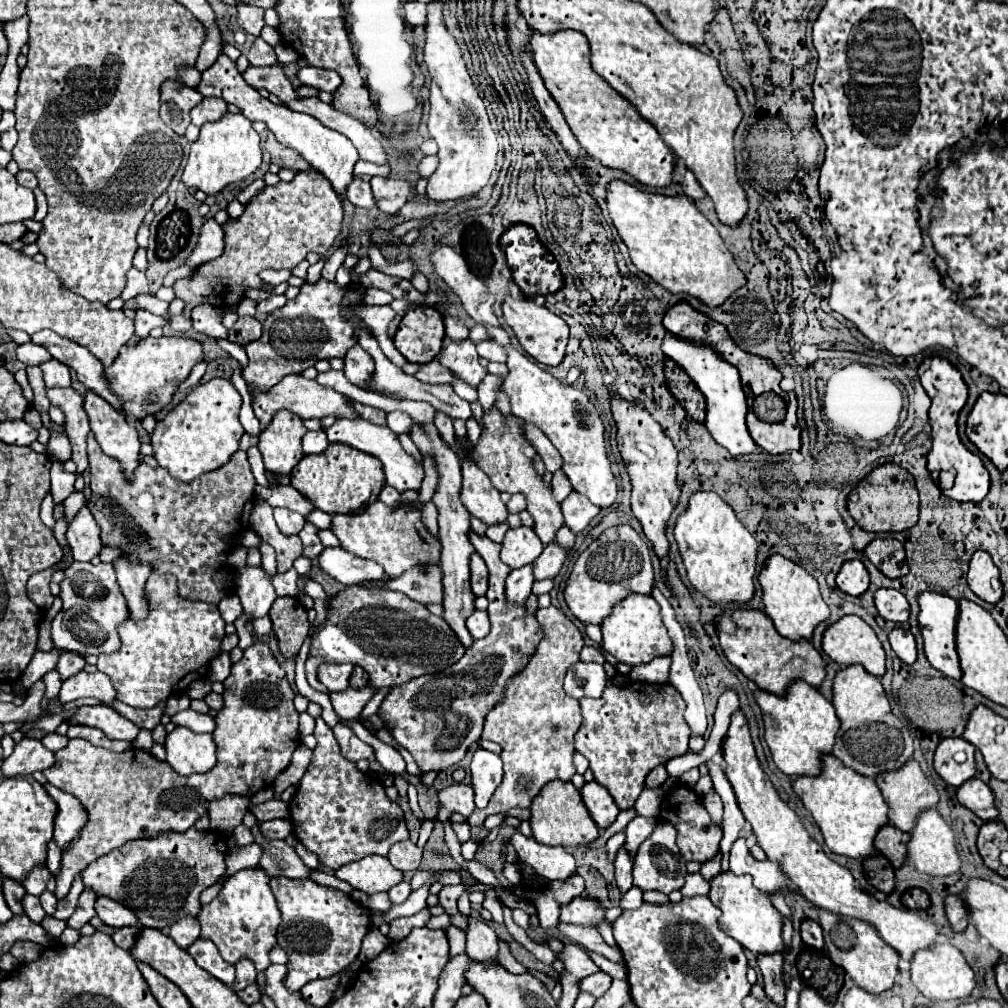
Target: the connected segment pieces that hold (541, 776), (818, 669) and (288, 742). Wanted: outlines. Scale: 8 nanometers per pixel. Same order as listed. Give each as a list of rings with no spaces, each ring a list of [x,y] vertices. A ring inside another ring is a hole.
[[[556,607],[536,611],[536,621],[542,631],[542,639],[536,645],[528,663],[508,679],[504,699],[490,709],[484,721],[482,739],[490,739],[502,747],[504,779],[492,795],[486,809],[476,809],[468,823],[478,827],[492,813],[506,813],[512,807],[530,807],[532,799],[542,787],[554,779],[570,781],[576,773],[572,763],[574,735],[580,729],[582,715],[576,699],[568,697],[562,689],[566,671],[580,661],[580,649],[584,647],[582,633],[576,625]]]
[[[726,609],[724,617],[734,619],[734,633],[720,631],[720,647],[726,659],[738,667],[748,679],[752,679],[760,689],[766,689],[776,695],[784,695],[788,683],[794,679],[804,679],[810,685],[820,685],[824,679],[824,665],[820,653],[812,647],[810,641],[800,639],[792,641],[782,637],[772,621],[760,609]]]
[[[254,643],[244,651],[244,657],[232,665],[232,673],[224,681],[224,705],[216,713],[216,729],[212,733],[216,744],[216,765],[208,773],[196,773],[190,777],[178,775],[166,761],[158,761],[152,753],[142,749],[128,749],[122,753],[112,753],[102,747],[94,747],[86,739],[68,739],[68,745],[56,751],[56,763],[44,771],[48,783],[54,787],[78,797],[84,811],[88,813],[88,821],[82,827],[80,835],[72,839],[72,843],[62,849],[62,867],[56,873],[56,897],[64,897],[70,891],[74,875],[86,869],[98,857],[122,847],[132,839],[152,839],[162,833],[184,833],[188,831],[204,813],[212,801],[222,799],[226,795],[242,795],[252,797],[258,791],[270,787],[270,783],[288,767],[294,749],[298,747],[298,717],[292,699],[294,691],[286,681],[282,667],[272,657],[272,651],[266,643]]]

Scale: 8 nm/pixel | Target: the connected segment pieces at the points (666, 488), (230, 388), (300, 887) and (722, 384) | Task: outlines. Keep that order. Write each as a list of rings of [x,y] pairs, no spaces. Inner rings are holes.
[[[610,393],[610,409],[616,421],[616,443],[620,455],[626,463],[626,471],[632,483],[632,513],[642,523],[646,537],[652,541],[656,555],[662,559],[662,565],[668,563],[668,539],[664,535],[666,521],[670,519],[672,509],[680,497],[680,489],[676,485],[676,467],[678,467],[678,451],[672,441],[664,435],[660,425],[650,417],[638,401],[628,401],[618,393]]]
[[[222,377],[210,379],[194,387],[182,403],[178,403],[162,421],[156,423],[152,433],[154,457],[160,467],[168,469],[168,473],[184,483],[194,481],[198,475],[208,473],[224,465],[232,453],[238,451],[240,437],[244,429],[238,421],[242,397],[236,387]]]
[[[272,877],[270,887],[276,895],[278,909],[282,911],[282,923],[276,939],[288,955],[288,973],[284,977],[284,987],[288,991],[294,993],[300,991],[308,981],[332,977],[356,959],[360,943],[370,929],[368,925],[372,923],[366,907],[356,905],[350,895],[318,885],[312,879]]]
[[[666,333],[664,343],[662,343],[662,351],[674,359],[688,375],[690,379],[696,383],[696,387],[702,391],[704,399],[706,399],[706,429],[710,431],[710,435],[722,445],[726,447],[732,455],[746,455],[752,453],[756,449],[756,443],[752,441],[748,429],[746,429],[746,395],[740,383],[740,375],[738,369],[728,363],[716,349],[712,349],[710,345],[690,341],[690,339],[682,339],[676,337],[672,333]]]

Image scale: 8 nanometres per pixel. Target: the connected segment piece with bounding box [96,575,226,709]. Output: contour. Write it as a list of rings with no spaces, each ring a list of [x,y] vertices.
[[[150,575],[146,581],[146,597],[150,603],[150,613],[144,621],[136,623],[130,617],[120,625],[118,633],[122,647],[114,655],[100,655],[96,667],[112,679],[112,685],[118,691],[118,699],[136,709],[154,707],[158,701],[168,699],[172,693],[186,691],[190,683],[208,675],[210,661],[216,657],[220,641],[224,637],[224,621],[218,613],[218,605],[208,605],[202,601],[188,601],[178,597],[176,581],[168,575]]]

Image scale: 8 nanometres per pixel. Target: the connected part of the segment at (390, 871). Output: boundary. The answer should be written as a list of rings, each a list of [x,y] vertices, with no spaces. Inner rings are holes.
[[[368,855],[356,863],[348,863],[334,875],[368,895],[388,891],[402,881],[402,871],[392,867],[392,863],[382,855]]]

